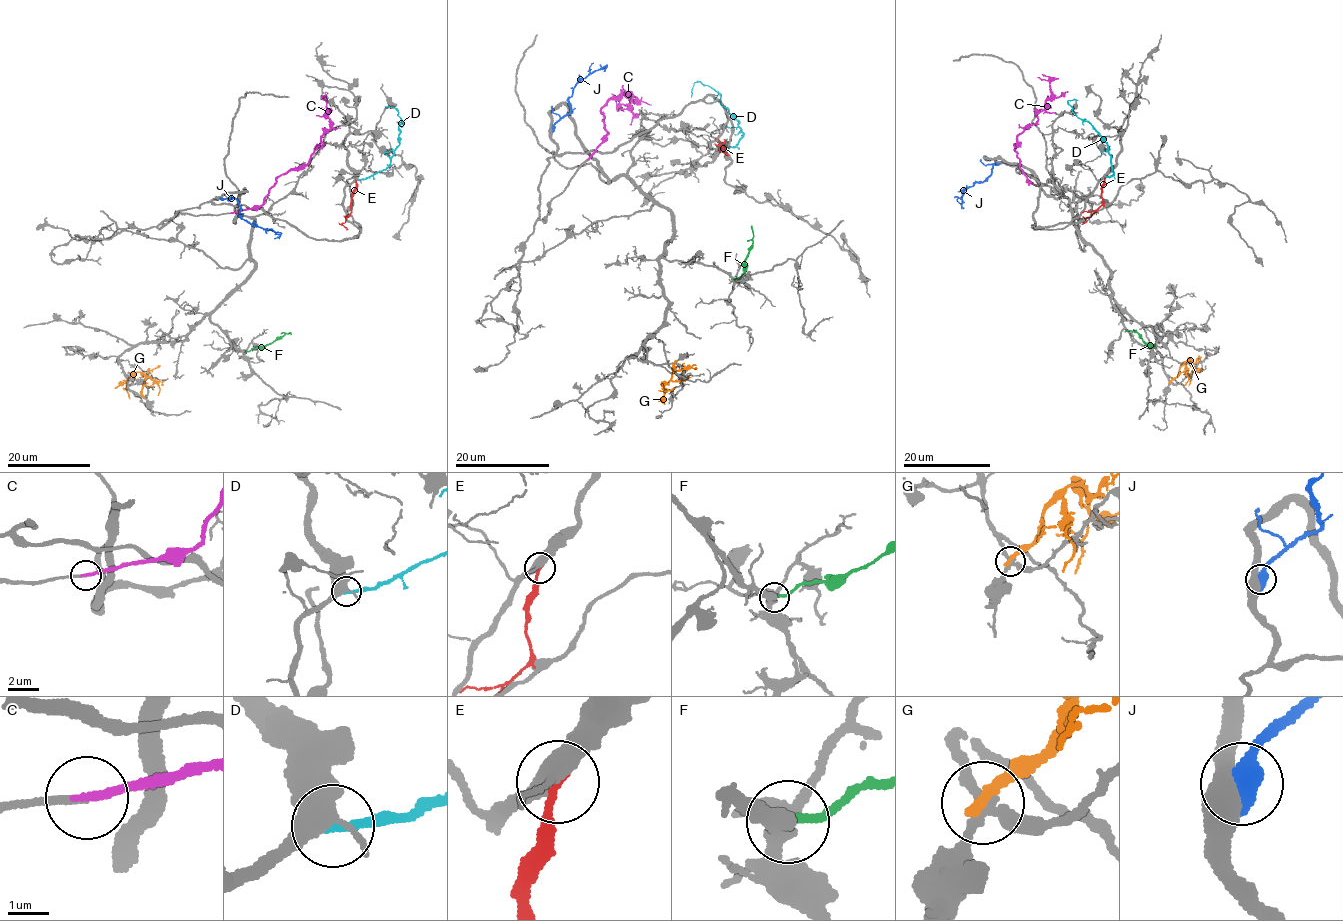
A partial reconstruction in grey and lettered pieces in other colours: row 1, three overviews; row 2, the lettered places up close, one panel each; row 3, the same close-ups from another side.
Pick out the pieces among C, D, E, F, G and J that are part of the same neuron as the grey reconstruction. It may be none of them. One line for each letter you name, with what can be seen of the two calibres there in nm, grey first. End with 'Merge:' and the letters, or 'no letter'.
C: calibres 190 and 220 nm
Merge: C

